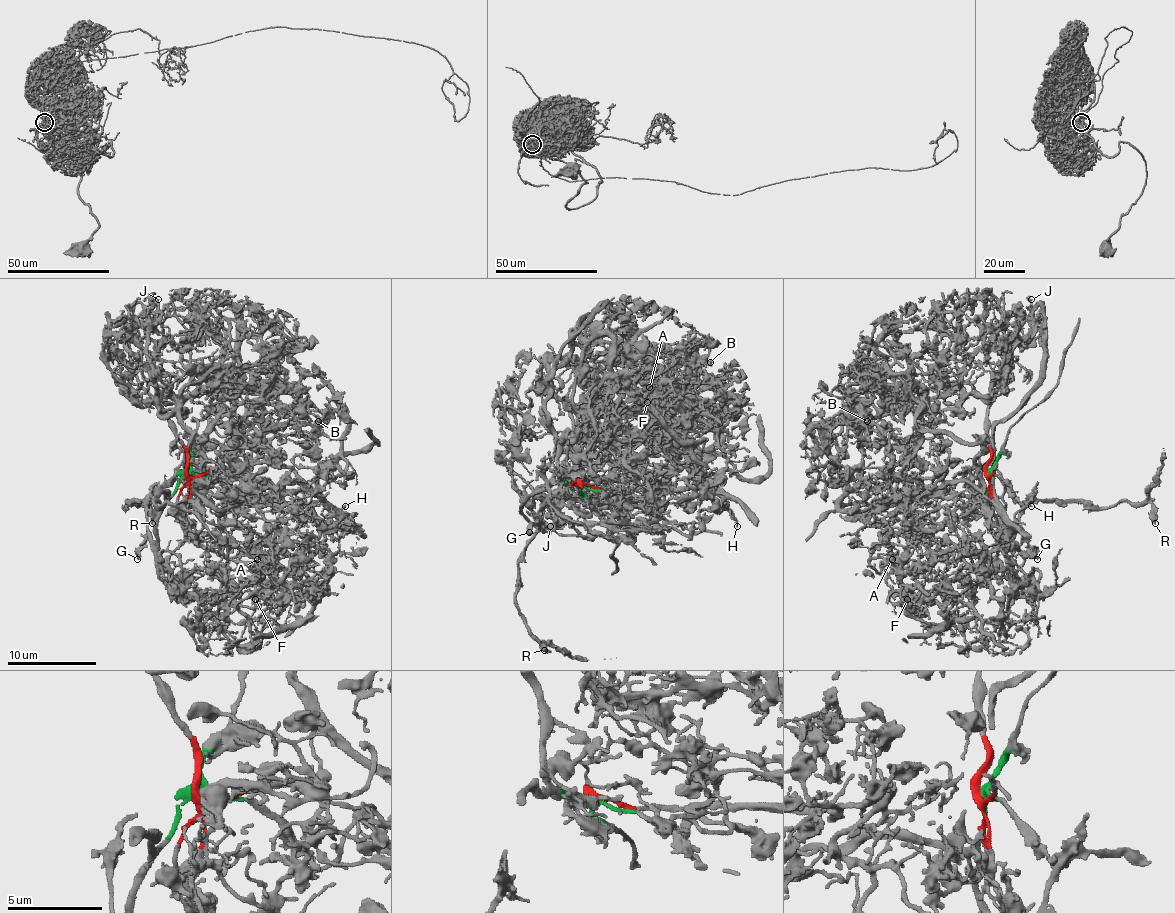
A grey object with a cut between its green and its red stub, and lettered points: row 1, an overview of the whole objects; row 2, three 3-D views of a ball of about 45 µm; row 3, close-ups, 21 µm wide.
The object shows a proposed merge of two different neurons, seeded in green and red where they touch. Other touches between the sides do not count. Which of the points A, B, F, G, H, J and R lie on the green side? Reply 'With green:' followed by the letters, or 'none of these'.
With green: G, R

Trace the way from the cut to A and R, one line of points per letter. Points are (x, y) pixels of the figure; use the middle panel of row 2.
A: (578, 483), (575, 500), (560, 487), (600, 460), (595, 447), (611, 438), (620, 403), (666, 367), (649, 387)
R: (578, 483), (549, 483), (535, 527), (518, 565), (515, 605), (522, 620), (544, 649)

